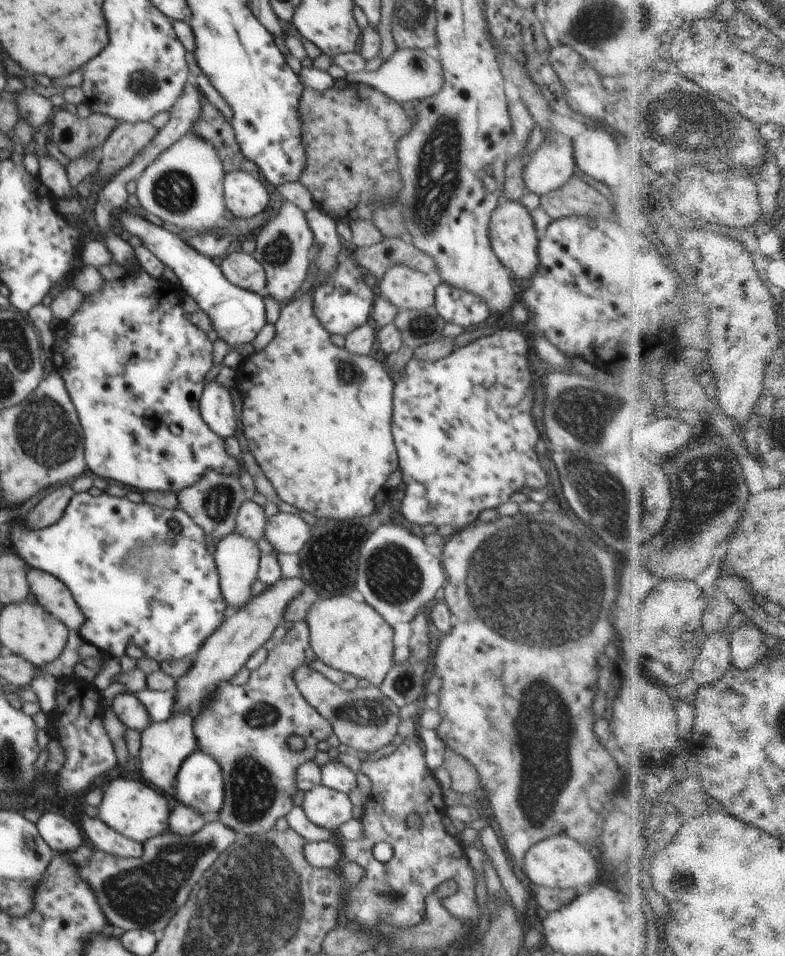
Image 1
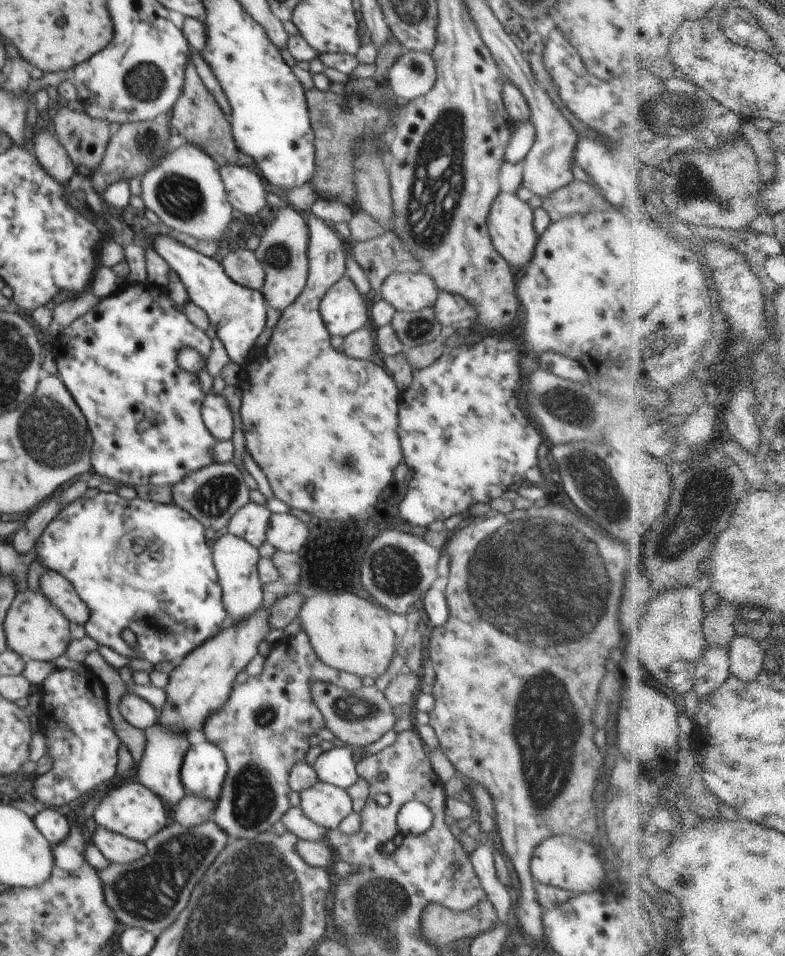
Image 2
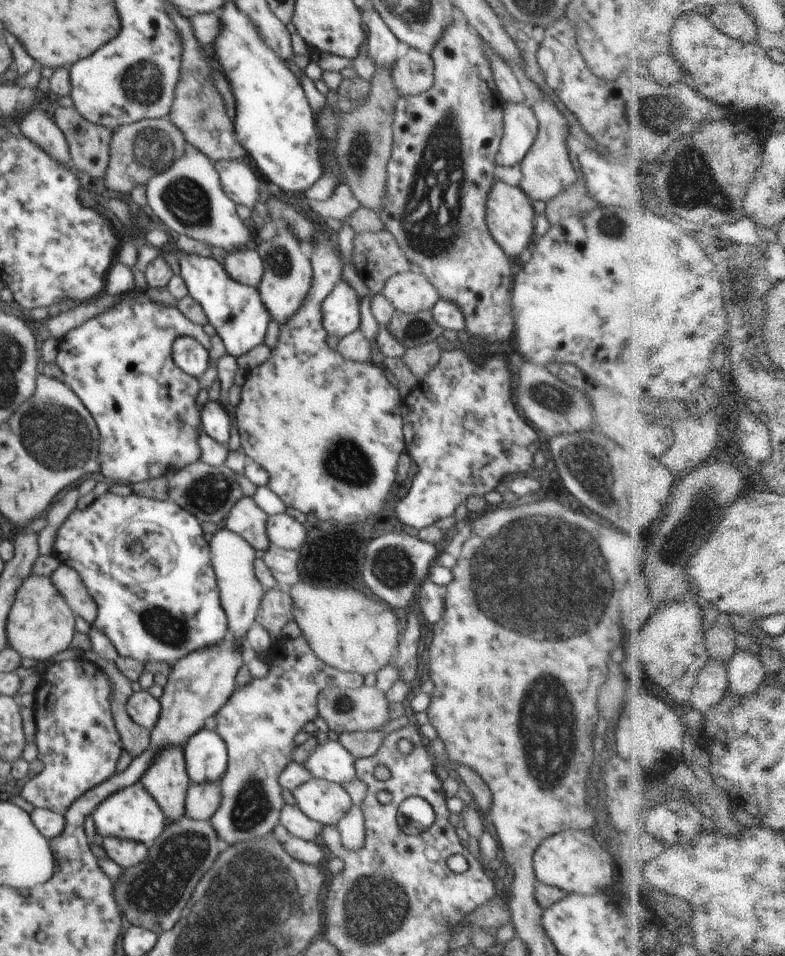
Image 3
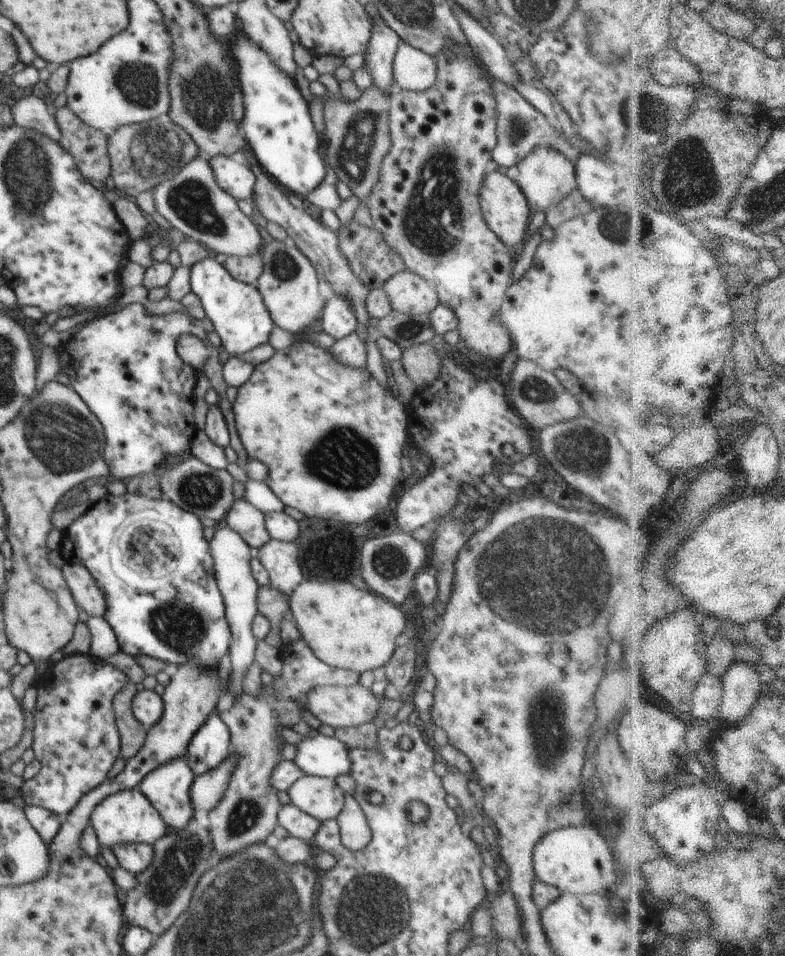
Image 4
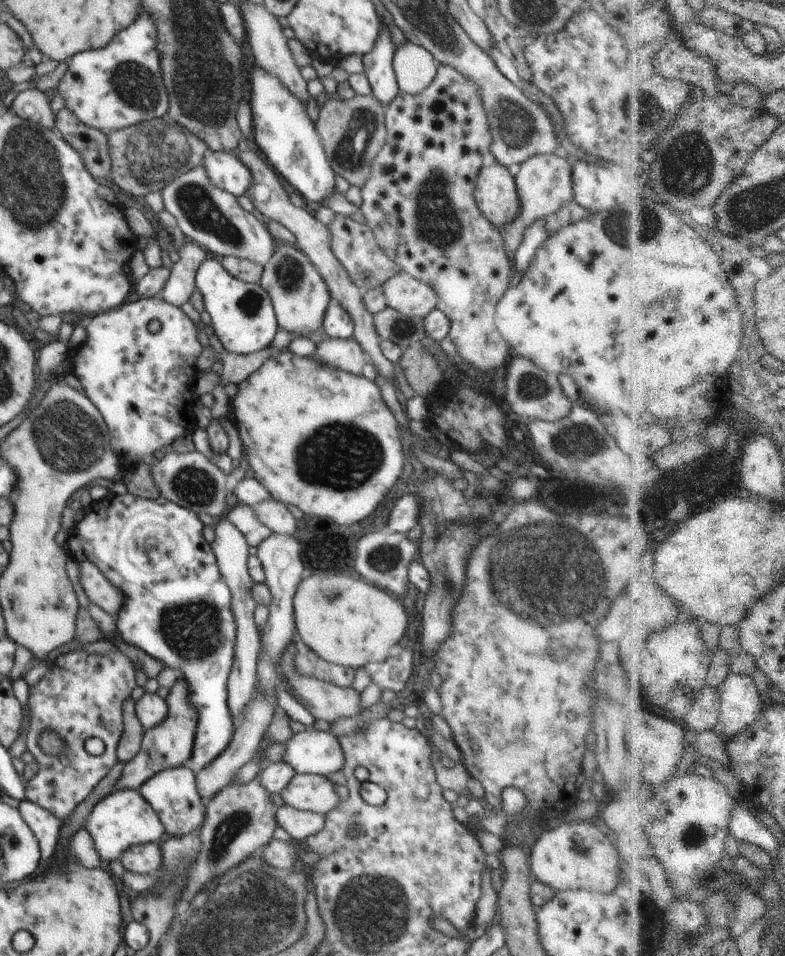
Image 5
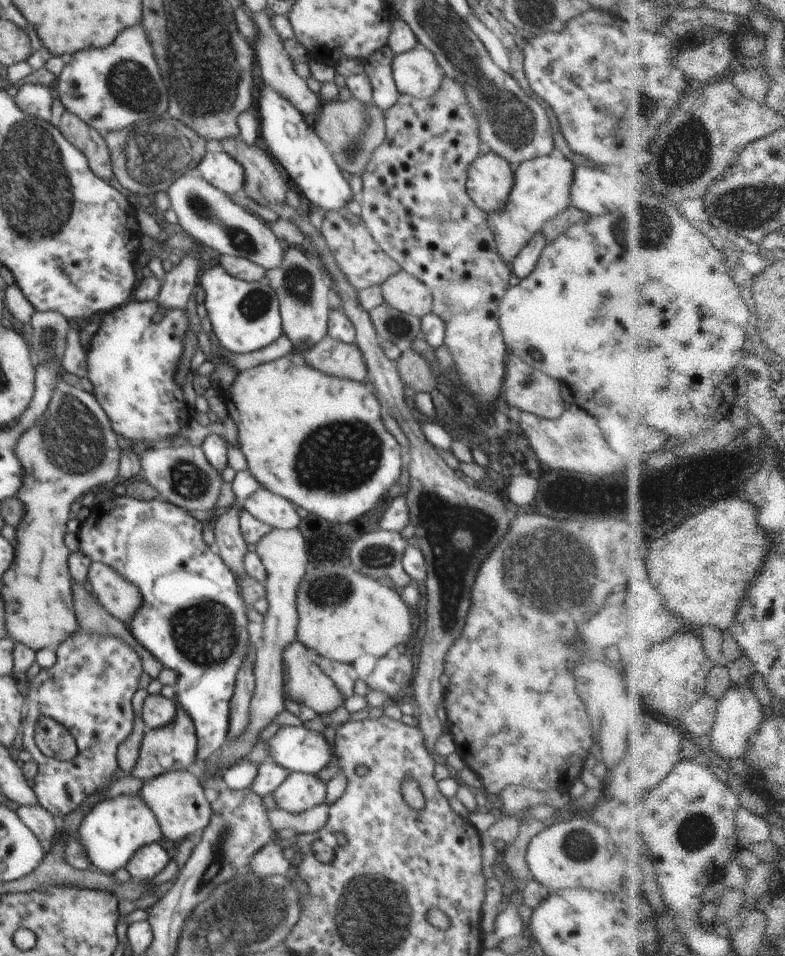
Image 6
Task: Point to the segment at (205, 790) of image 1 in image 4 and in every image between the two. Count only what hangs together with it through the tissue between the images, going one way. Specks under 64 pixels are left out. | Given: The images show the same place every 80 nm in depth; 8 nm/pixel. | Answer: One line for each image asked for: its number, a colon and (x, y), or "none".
2: (204, 768)
3: (205, 753)
4: (210, 746)

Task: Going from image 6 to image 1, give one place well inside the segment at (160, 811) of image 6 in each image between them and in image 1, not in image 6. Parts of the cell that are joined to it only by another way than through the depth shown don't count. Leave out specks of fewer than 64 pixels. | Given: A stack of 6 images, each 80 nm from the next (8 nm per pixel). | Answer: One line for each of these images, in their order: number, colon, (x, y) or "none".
1: (165, 745)
2: (159, 769)
3: (166, 779)
4: (168, 787)
5: (172, 793)

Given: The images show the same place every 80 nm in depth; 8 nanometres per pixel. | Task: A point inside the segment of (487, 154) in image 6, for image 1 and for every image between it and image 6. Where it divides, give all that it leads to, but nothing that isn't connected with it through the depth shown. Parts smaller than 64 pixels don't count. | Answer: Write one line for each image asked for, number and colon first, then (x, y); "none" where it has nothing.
1: (513, 237)
2: (510, 221)
3: (509, 217)
4: (505, 210)
5: (495, 193)

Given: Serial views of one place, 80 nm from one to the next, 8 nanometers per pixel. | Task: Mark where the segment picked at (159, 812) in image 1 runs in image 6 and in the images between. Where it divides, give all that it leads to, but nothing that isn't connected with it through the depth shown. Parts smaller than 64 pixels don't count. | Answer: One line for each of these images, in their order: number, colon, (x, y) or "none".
2: (130, 809)
3: (132, 813)
4: (127, 816)
5: (122, 819)
6: (116, 828)

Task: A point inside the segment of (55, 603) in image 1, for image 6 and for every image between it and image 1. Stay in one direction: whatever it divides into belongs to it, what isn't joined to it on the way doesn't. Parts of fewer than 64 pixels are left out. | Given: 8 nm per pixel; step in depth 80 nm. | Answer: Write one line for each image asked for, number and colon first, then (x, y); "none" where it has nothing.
2: (58, 589)
3: (68, 583)
4: (83, 587)
5: (98, 590)
6: (120, 598)

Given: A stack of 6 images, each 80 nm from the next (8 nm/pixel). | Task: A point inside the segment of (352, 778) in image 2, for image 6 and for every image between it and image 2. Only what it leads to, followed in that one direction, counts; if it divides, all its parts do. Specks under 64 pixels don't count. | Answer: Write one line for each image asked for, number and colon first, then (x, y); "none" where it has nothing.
3: (330, 760)
4: (321, 756)
5: (316, 752)
6: (298, 749)

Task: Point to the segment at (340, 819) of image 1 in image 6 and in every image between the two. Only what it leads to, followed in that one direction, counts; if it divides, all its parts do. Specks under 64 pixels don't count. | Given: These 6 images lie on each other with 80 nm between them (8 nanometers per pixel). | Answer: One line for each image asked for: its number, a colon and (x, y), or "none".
2: (325, 804)
3: (326, 802)
4: (320, 797)
5: (306, 792)
6: (300, 792)

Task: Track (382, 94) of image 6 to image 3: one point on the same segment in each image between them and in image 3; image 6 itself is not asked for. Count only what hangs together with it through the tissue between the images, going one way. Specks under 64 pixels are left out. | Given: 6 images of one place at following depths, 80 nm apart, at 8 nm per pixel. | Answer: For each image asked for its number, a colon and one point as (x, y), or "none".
3: (382, 43)
4: (382, 46)
5: (378, 63)

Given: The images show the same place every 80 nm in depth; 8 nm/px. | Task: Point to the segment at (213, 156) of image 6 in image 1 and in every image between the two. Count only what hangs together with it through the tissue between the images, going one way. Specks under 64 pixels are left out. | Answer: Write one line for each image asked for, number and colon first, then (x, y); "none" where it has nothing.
1: (244, 195)
2: (244, 190)
3: (243, 186)
4: (236, 179)
5: (226, 170)

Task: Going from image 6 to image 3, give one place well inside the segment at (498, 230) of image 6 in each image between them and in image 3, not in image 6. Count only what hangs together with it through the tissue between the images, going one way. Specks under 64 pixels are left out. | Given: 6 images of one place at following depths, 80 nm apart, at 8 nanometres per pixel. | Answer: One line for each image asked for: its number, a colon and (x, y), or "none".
3: (546, 169)
4: (546, 176)
5: (544, 183)

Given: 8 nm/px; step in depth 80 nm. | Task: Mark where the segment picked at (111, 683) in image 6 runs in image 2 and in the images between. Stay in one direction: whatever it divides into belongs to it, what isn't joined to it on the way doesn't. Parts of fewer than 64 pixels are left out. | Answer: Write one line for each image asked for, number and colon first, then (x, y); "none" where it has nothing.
2: (74, 717)
3: (76, 737)
4: (75, 738)
5: (81, 695)

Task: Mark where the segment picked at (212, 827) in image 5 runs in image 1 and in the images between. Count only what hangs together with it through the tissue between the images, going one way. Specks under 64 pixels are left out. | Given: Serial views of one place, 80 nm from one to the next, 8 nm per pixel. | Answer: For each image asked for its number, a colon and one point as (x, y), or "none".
1: (244, 728)
2: (263, 728)
3: (258, 724)
4: (247, 814)

